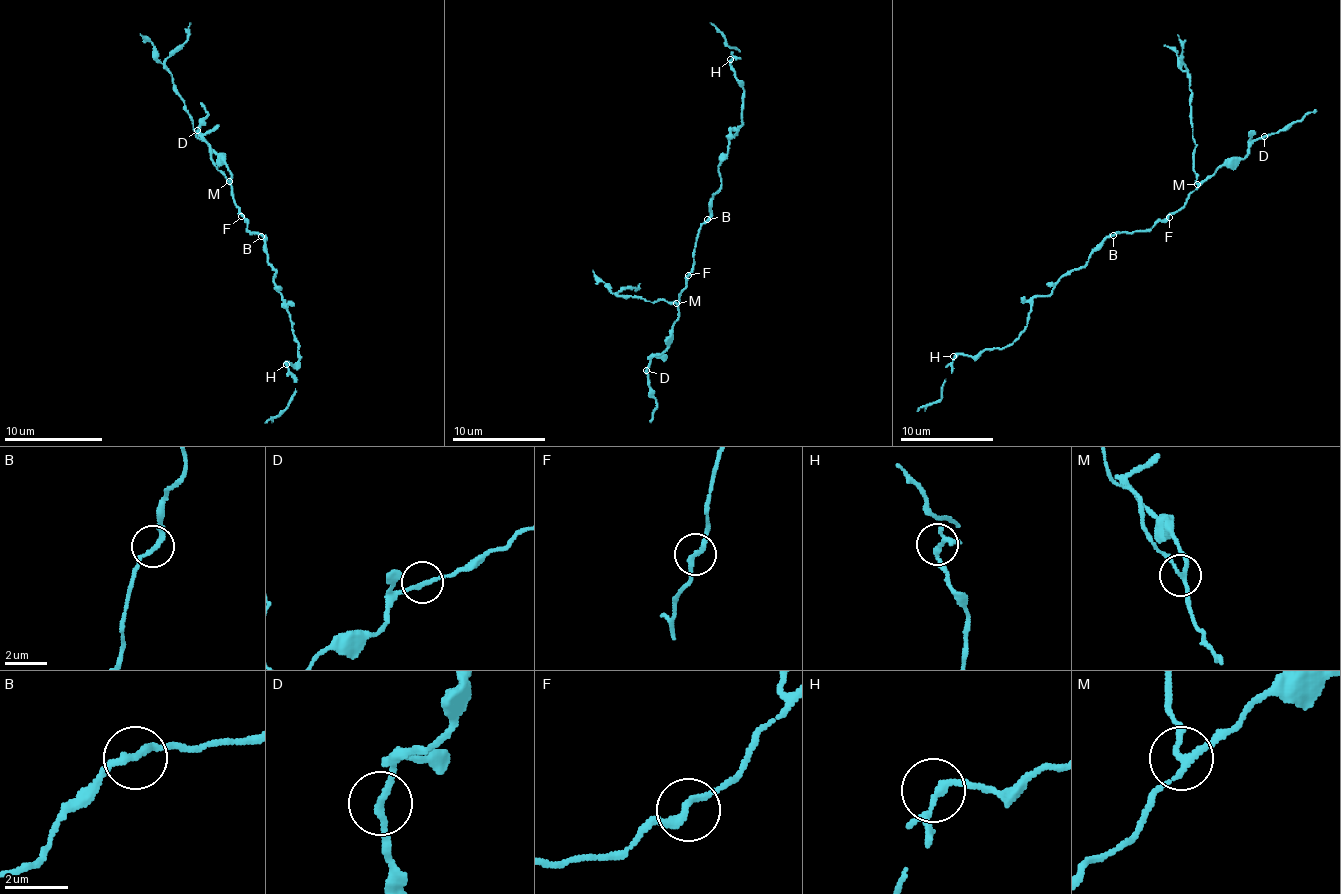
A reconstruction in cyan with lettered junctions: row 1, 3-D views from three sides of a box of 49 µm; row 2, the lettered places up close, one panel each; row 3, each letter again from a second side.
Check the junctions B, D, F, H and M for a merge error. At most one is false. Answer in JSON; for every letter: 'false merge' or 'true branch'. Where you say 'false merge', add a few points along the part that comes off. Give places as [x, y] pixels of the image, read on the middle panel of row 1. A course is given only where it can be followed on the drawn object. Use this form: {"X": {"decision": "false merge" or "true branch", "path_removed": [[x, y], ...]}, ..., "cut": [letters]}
{"B": {"decision": "true branch"}, "D": {"decision": "true branch"}, "F": {"decision": "true branch"}, "H": {"decision": "true branch"}, "M": {"decision": "false merge", "path_removed": [[677, 303], [651, 303], [644, 298], [616, 293], [637, 289], [640, 284]]}, "cut": ["M"]}

